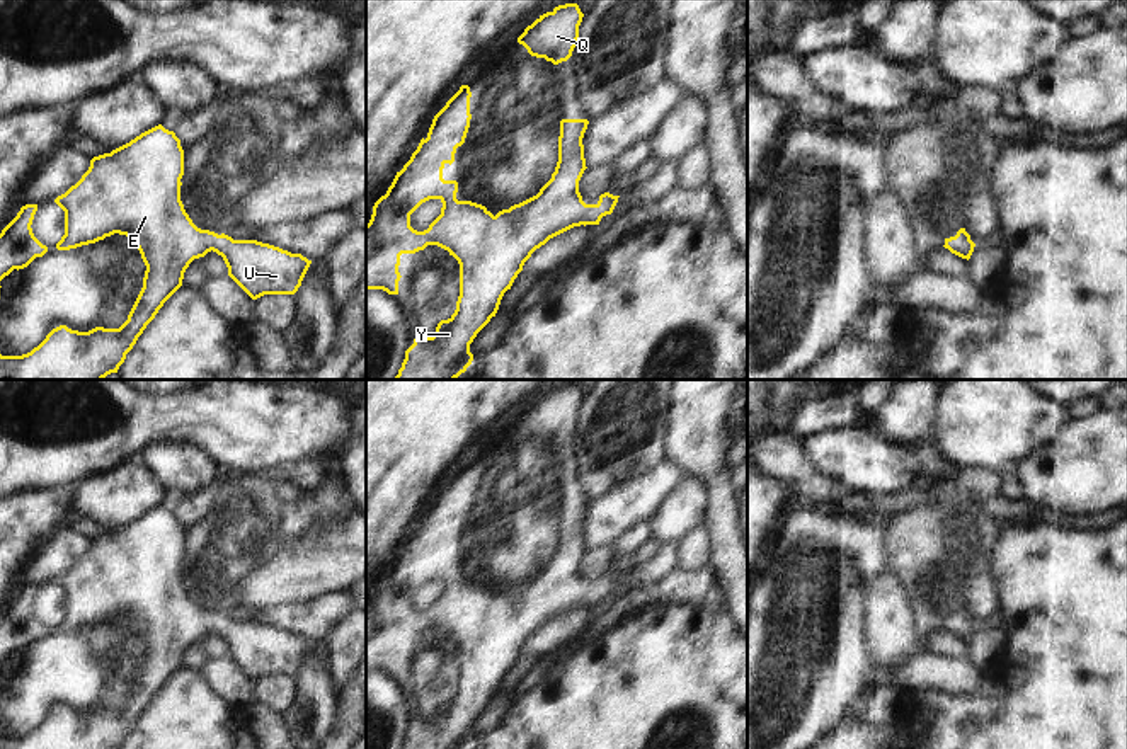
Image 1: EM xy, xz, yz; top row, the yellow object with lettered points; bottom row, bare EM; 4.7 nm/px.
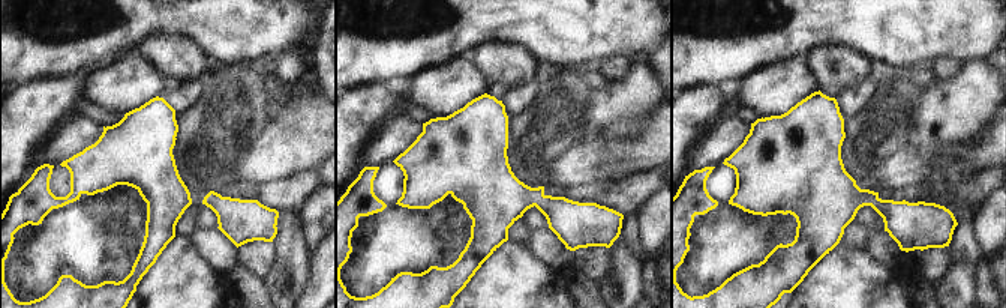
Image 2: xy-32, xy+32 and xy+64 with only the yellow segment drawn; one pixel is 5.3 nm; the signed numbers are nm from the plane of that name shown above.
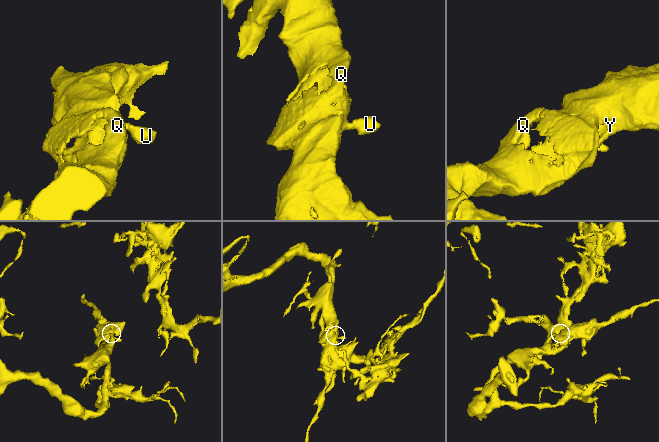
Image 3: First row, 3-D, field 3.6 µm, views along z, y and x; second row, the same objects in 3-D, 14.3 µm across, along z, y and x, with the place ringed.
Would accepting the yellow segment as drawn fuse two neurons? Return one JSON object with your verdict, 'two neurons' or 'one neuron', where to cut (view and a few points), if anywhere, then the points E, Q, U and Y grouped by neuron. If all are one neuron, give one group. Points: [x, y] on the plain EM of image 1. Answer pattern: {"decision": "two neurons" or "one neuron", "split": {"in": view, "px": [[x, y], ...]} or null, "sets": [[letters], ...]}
{"decision": "one neuron", "split": null, "sets": [["E", "Q", "U", "Y"]]}

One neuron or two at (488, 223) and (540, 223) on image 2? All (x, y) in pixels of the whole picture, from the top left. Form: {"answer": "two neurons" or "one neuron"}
{"answer": "two neurons"}

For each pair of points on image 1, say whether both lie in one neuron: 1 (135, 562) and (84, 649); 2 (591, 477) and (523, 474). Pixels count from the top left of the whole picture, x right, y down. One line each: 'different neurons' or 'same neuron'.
1: same neuron
2: different neurons

